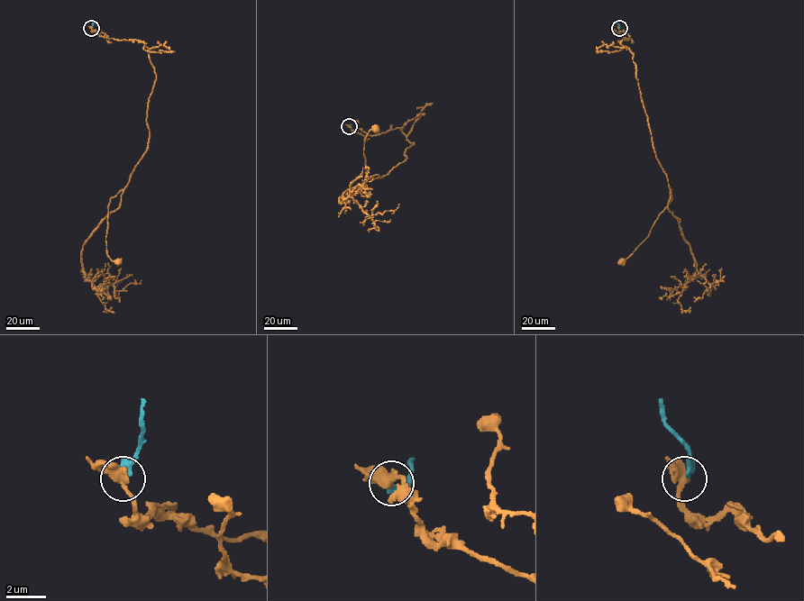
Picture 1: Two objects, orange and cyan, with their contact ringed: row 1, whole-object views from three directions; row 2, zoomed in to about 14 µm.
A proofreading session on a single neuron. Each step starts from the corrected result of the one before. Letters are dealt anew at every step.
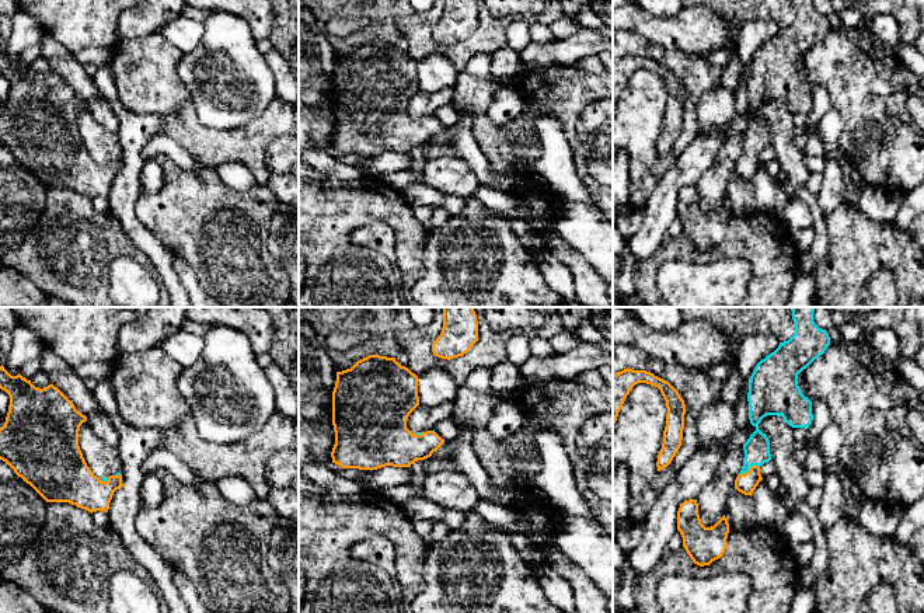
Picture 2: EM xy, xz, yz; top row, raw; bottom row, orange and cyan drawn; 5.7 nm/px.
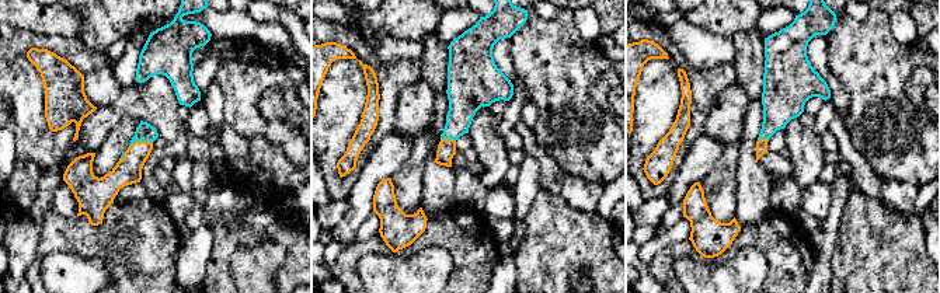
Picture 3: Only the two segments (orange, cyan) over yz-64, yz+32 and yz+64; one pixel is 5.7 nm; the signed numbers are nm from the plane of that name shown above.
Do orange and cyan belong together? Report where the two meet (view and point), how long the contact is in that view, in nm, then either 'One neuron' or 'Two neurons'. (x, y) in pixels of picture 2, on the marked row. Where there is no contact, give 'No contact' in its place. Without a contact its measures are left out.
Touches orange at yz (749, 470). Shared border 140 nm. One neuron

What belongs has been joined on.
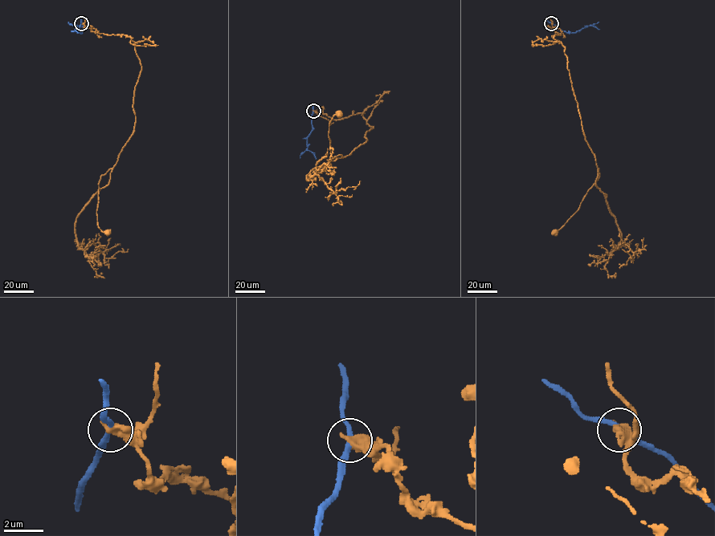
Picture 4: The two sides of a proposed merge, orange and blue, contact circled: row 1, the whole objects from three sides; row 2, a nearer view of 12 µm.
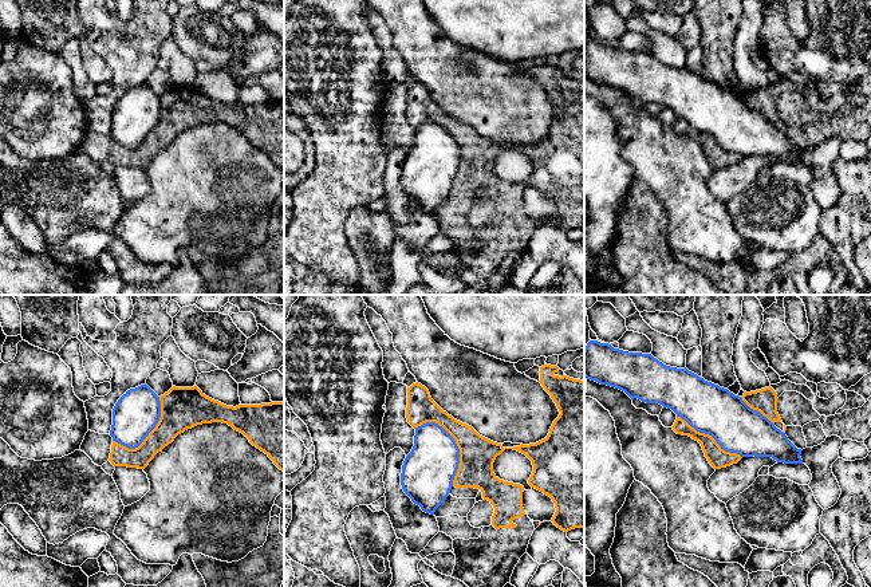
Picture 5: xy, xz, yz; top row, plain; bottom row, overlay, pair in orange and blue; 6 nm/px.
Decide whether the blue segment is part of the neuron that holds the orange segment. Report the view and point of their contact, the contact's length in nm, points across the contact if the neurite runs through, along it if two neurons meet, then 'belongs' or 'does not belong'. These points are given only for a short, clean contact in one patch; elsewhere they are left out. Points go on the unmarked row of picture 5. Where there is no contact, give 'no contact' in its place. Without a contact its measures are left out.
meets orange in xz at (456, 142); contact 420 nm long; does not belong

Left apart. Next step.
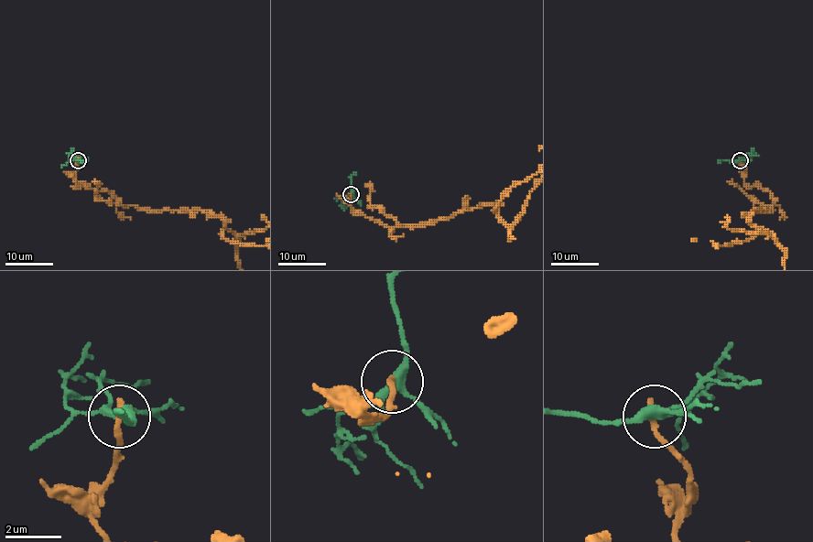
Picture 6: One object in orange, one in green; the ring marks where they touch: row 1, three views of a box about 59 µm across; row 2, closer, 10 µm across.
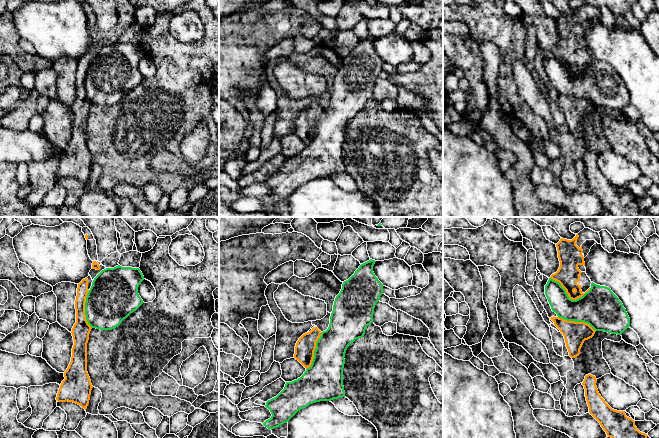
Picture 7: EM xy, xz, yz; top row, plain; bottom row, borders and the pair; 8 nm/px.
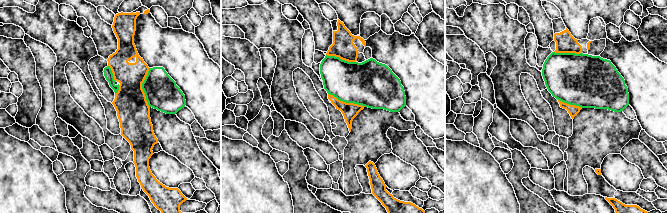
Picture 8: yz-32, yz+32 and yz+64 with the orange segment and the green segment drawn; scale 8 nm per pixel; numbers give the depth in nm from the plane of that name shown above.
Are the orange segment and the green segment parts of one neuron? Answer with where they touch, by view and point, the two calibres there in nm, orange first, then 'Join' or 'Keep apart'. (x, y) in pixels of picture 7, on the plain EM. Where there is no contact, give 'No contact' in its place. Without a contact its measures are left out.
Touches orange at yz (568, 71). Thickness 190 nm (orange) against 300 nm. Keep apart

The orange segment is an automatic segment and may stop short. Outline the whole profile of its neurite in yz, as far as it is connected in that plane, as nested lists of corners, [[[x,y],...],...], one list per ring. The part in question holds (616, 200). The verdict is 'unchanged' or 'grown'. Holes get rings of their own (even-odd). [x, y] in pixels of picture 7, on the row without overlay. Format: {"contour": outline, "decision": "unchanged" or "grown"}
{"contour": [[[588,150],[582,159],[589,189],[600,199],[608,213],[614,217],[648,217],[647,210],[640,208],[635,197],[625,187],[612,185],[601,173],[595,152]]], "decision": "unchanged"}

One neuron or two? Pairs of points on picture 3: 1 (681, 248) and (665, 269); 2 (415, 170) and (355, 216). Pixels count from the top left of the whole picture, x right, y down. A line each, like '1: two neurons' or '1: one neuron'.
1: one neuron
2: two neurons

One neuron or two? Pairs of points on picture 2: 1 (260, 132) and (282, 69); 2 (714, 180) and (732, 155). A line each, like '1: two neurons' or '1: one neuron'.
1: two neurons
2: one neuron

